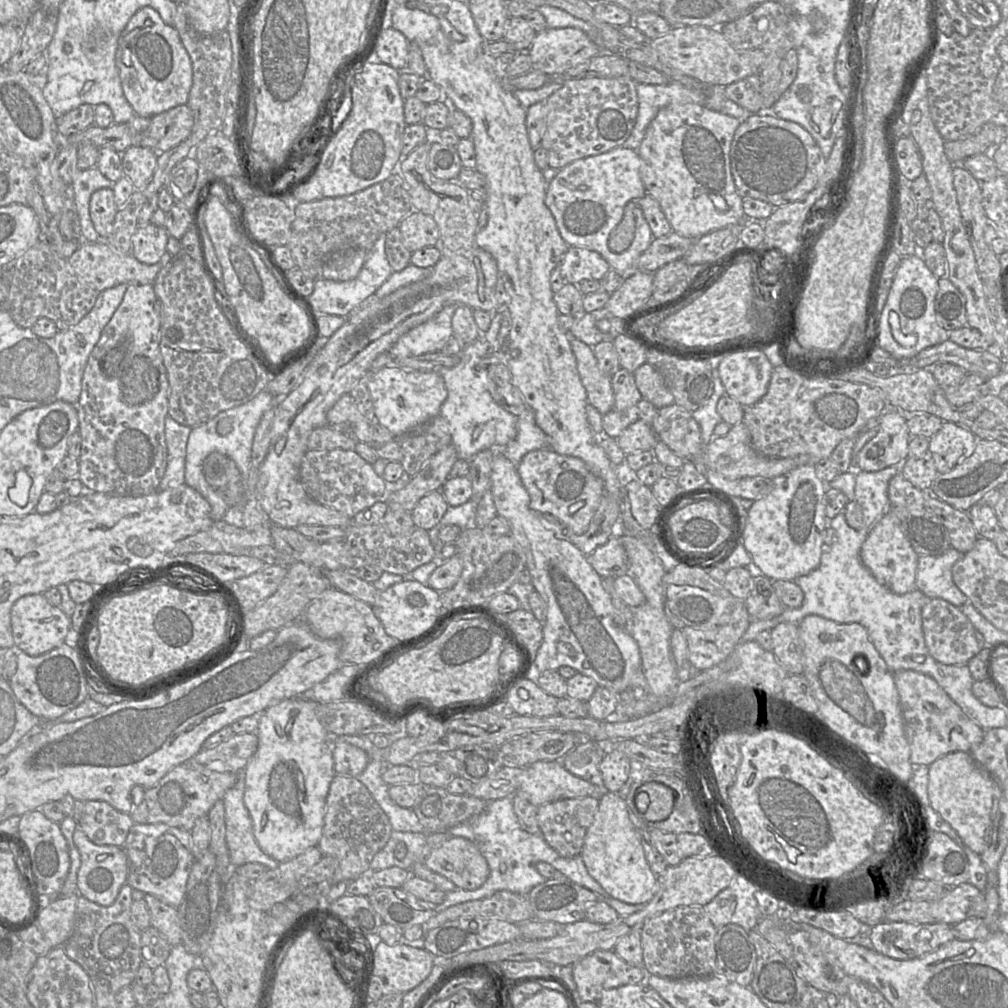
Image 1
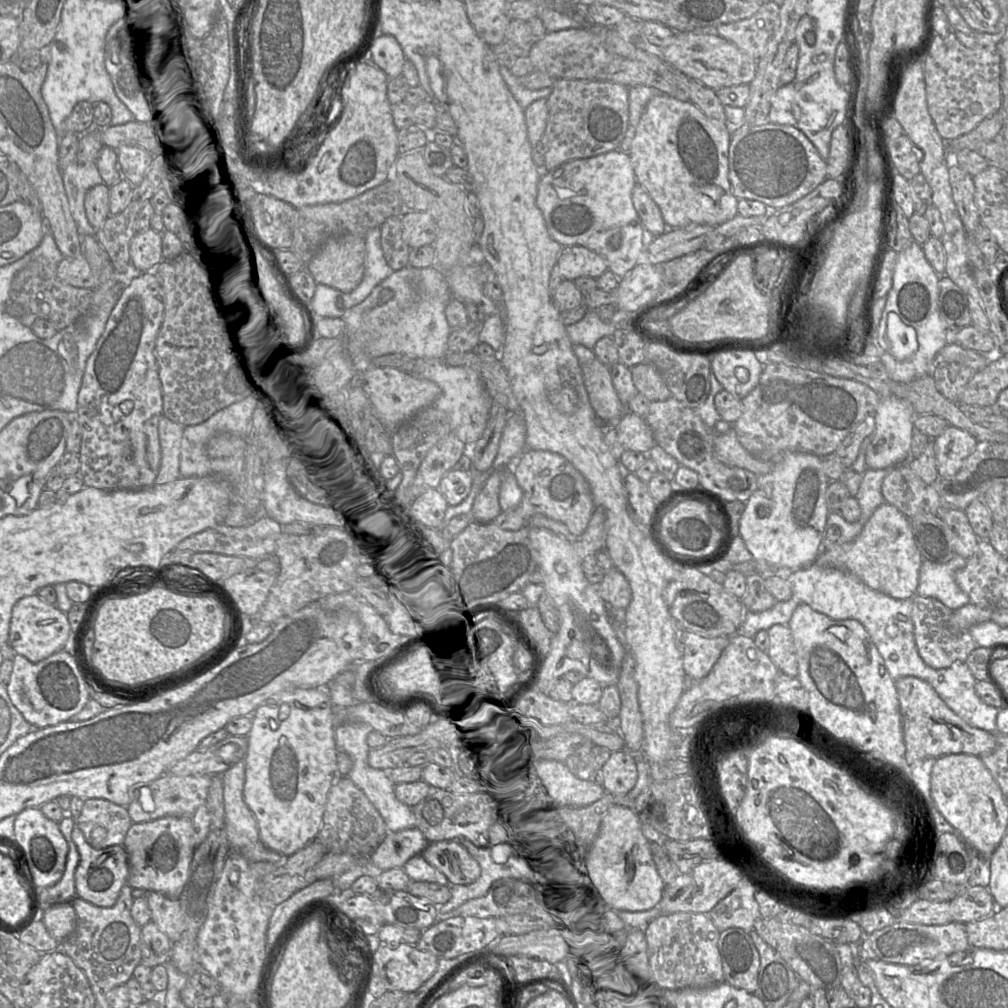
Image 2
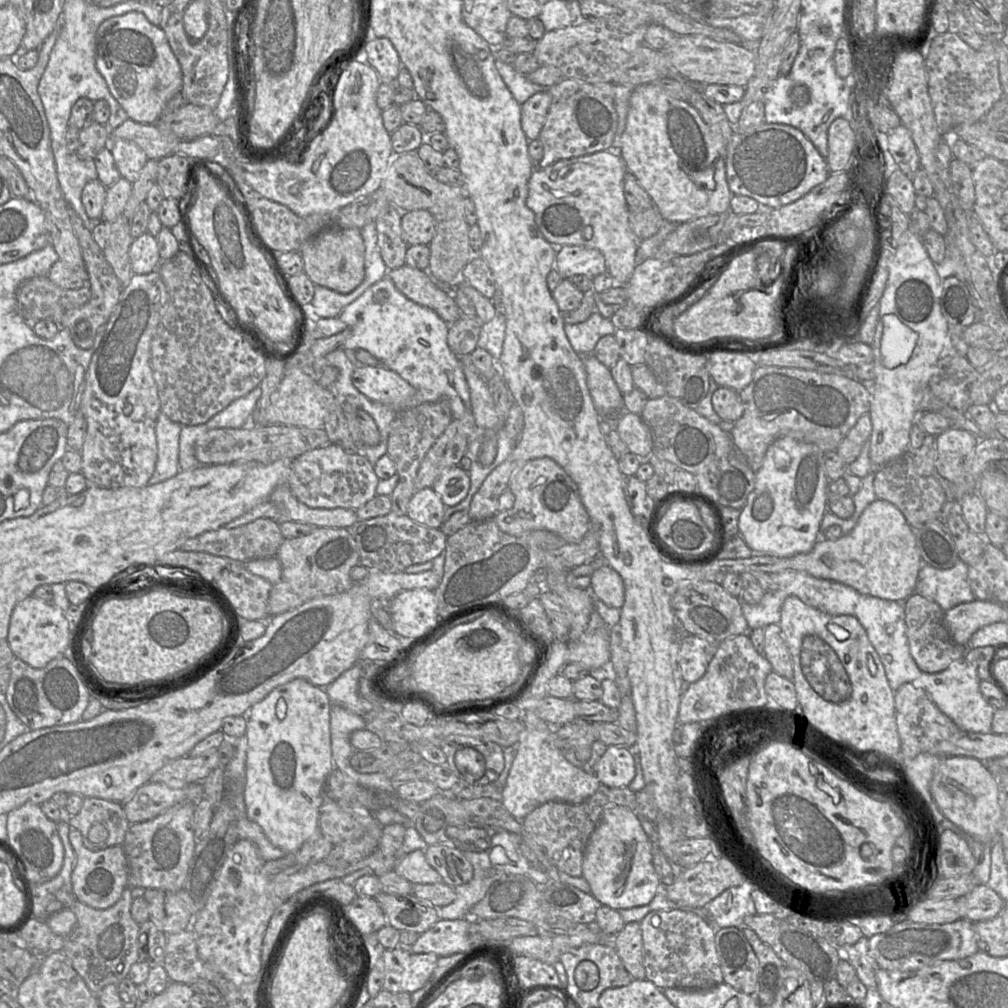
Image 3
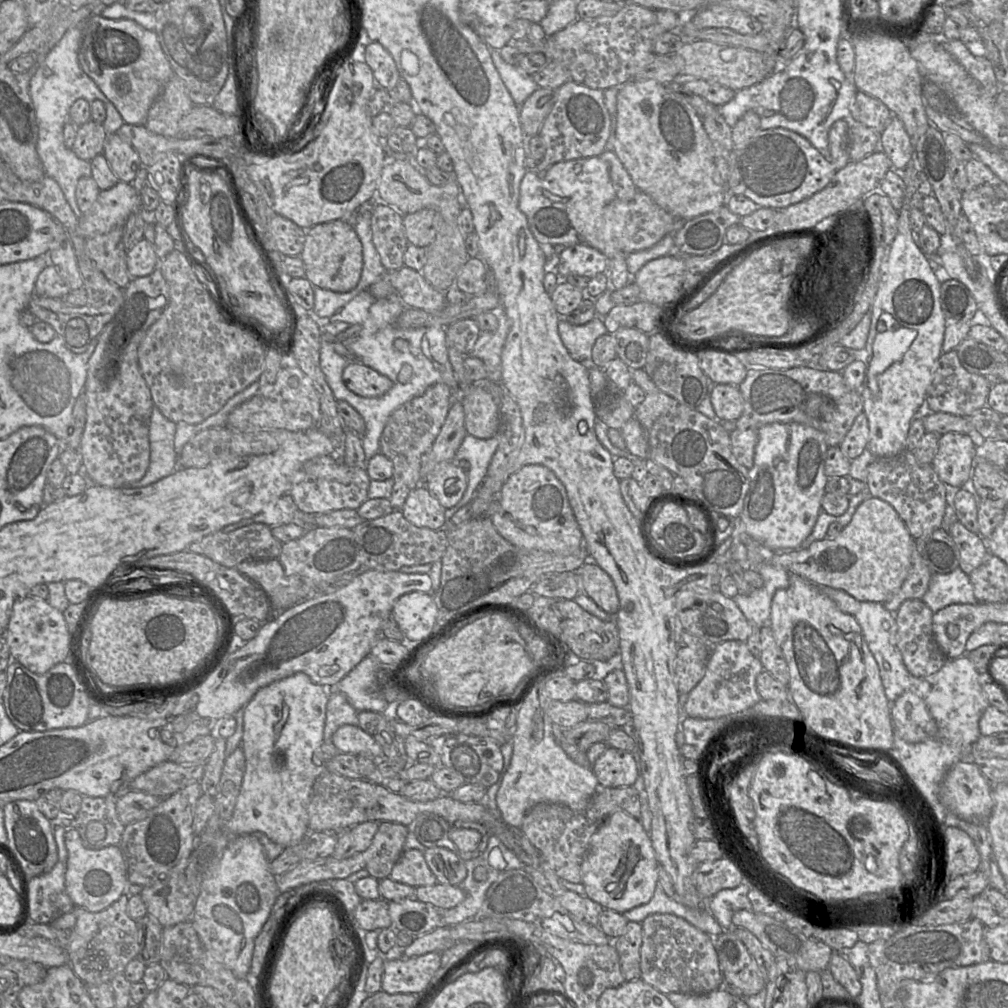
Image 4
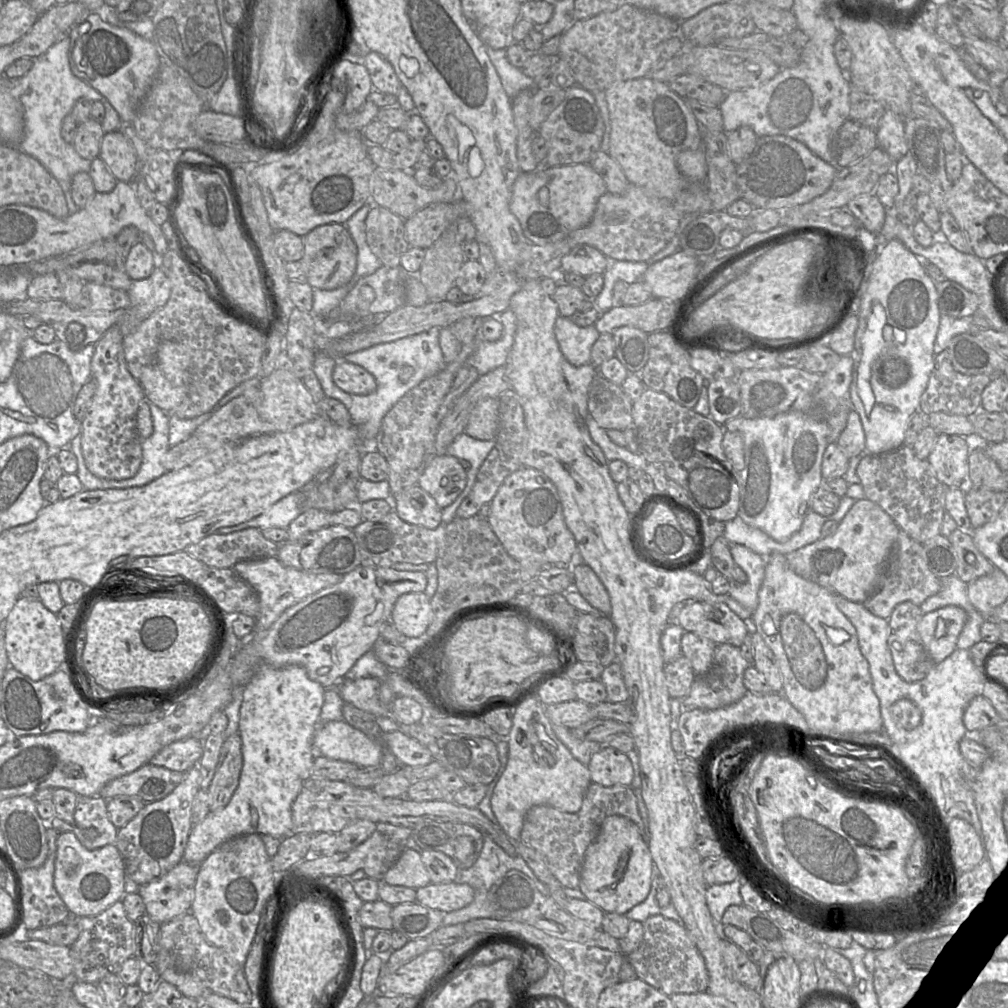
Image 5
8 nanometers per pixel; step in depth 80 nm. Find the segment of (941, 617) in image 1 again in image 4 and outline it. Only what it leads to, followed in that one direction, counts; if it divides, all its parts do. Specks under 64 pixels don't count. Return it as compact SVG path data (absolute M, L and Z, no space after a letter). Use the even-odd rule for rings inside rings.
M922 599L905 600L897 612L895 620L897 630L897 647L901 652L903 662L910 674L915 677L925 677L934 674L942 668L947 660L933 634L932 617L934 612Z

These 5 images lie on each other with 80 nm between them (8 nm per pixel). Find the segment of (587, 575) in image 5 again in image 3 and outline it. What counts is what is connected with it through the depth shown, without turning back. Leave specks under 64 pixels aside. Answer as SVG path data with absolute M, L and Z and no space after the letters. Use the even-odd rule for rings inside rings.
M610 566L594 571L590 587L596 598L611 608L621 609L625 601L625 589L621 576Z

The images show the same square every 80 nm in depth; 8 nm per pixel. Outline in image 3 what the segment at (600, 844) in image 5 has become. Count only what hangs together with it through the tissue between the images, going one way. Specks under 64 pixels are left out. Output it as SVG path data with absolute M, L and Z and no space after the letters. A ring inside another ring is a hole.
M616 804L605 807L584 849L582 877L590 886L590 894L615 910L647 905L662 890L652 864L652 842L634 810Z

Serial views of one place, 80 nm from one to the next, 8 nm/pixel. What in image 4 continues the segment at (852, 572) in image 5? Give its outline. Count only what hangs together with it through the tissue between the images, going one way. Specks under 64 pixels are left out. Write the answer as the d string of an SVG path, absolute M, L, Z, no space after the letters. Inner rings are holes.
M870 497L857 507L850 523L843 527L836 537L817 540L807 547L800 547L790 552L770 551L770 563L783 567L789 573L800 575L818 587L843 590L859 601L884 603L899 591L906 579L915 548L915 539L896 510L886 501Z

